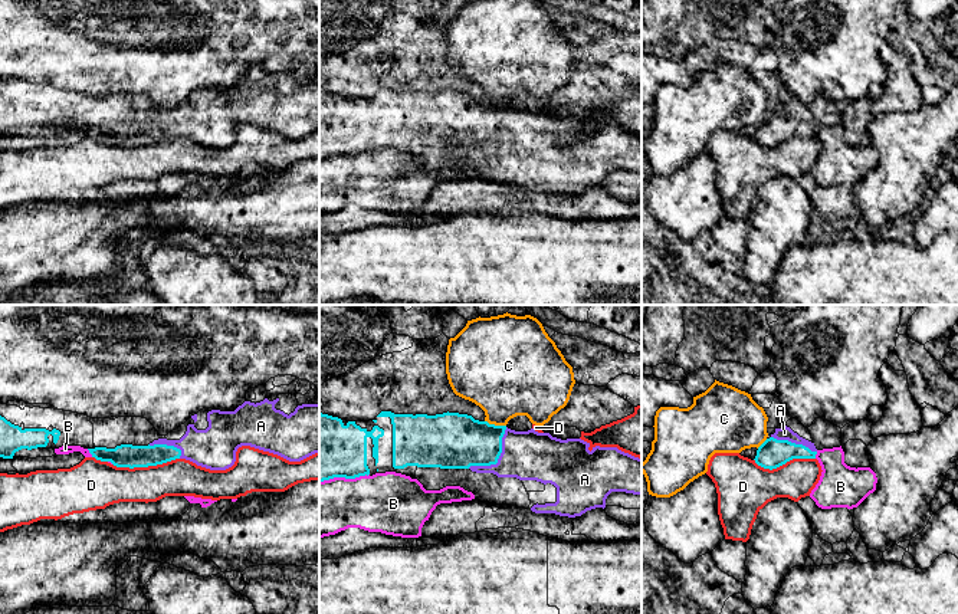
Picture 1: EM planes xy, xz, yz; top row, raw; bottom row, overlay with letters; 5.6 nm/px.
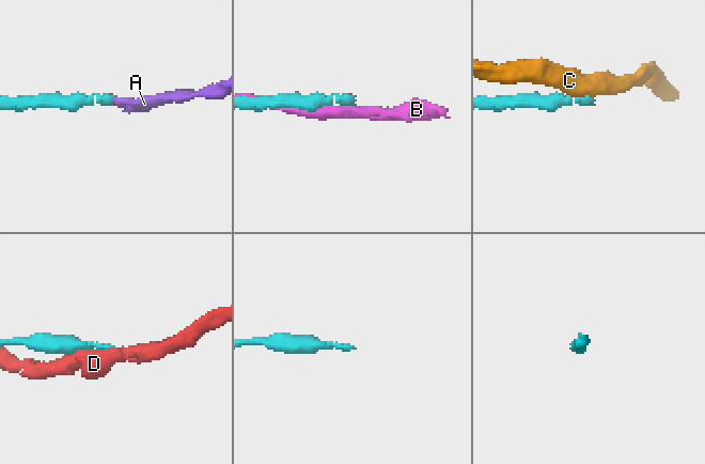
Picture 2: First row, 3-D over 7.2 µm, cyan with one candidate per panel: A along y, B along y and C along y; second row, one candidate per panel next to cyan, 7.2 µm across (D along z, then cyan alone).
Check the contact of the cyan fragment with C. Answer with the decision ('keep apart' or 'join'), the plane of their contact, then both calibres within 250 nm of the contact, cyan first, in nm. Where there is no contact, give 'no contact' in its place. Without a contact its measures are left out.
keep apart; contact in xz; calibres 320 and 400 nm

